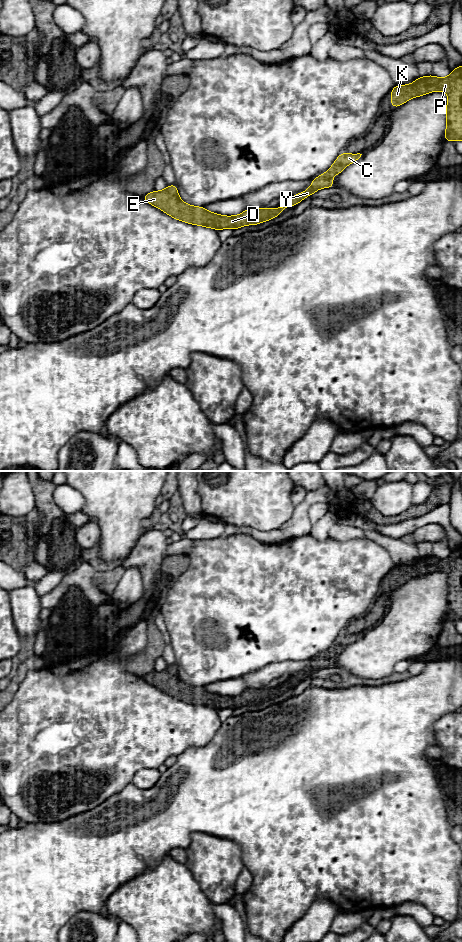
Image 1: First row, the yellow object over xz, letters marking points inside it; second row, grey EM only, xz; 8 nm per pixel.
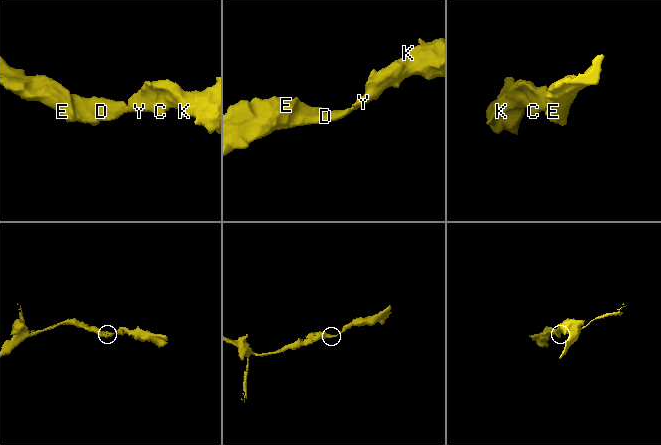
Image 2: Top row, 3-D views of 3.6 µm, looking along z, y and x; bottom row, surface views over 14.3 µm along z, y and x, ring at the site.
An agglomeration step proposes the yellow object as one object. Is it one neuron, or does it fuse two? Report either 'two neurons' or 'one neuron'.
one neuron

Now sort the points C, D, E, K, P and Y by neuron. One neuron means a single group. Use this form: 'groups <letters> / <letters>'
groups C D E K P Y

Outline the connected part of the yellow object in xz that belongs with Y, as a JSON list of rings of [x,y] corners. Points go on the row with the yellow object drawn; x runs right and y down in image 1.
[[[343,152],[335,160],[334,164],[327,170],[313,179],[311,186],[293,197],[279,208],[248,208],[243,213],[235,216],[223,216],[220,214],[209,212],[205,207],[191,206],[184,203],[179,195],[175,184],[168,185],[162,191],[152,191],[142,198],[149,204],[159,208],[163,212],[176,220],[185,223],[200,225],[202,227],[213,228],[217,231],[229,228],[237,229],[245,225],[257,225],[259,223],[271,220],[280,215],[286,208],[293,207],[300,203],[306,197],[313,195],[321,188],[330,188],[334,186],[334,181],[331,179],[334,175],[340,174],[347,165],[355,162],[362,154],[349,154]]]

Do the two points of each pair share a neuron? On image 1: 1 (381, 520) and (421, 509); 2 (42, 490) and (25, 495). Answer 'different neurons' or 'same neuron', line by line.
1: same neuron
2: different neurons

